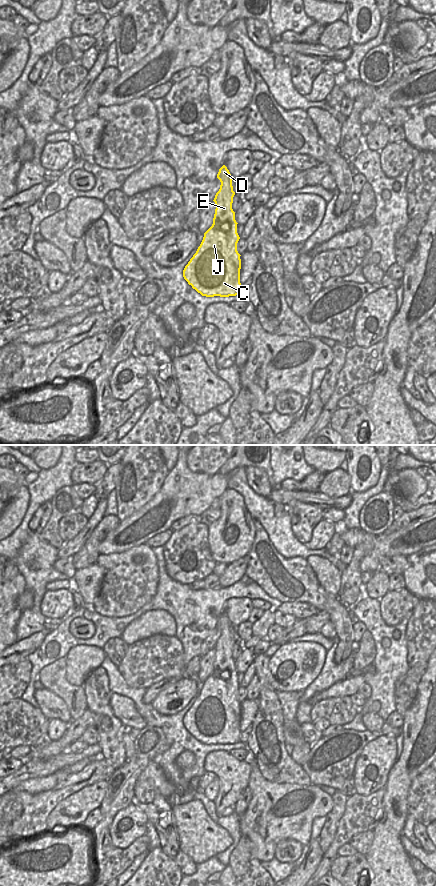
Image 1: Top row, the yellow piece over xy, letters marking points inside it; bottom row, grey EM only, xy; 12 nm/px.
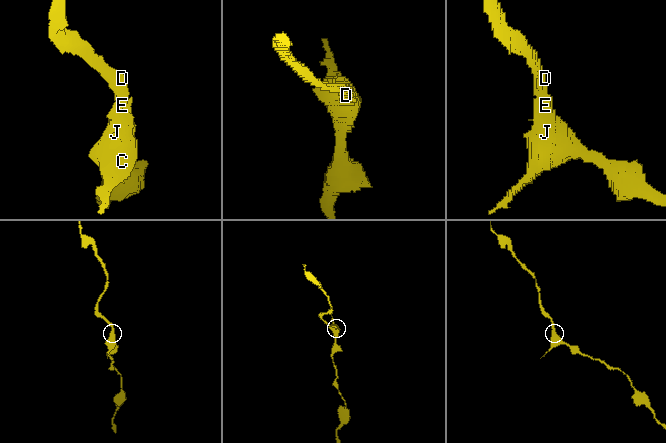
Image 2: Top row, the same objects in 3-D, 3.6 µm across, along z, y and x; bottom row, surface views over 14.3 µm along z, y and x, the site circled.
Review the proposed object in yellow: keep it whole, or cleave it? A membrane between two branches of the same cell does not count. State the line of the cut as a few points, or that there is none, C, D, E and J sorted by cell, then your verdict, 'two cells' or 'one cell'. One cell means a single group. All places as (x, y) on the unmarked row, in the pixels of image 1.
cut none; groups C D E J; one cell

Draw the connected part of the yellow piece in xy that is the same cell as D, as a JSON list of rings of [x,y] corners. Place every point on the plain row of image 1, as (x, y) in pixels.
[[[225,613],[219,617],[217,626],[221,633],[213,648],[216,653],[213,672],[204,681],[203,688],[196,701],[185,714],[183,725],[202,744],[229,745],[240,742],[241,703],[237,699],[237,691],[240,685],[237,681],[238,671],[235,668],[235,660],[232,657],[235,643],[232,624]]]

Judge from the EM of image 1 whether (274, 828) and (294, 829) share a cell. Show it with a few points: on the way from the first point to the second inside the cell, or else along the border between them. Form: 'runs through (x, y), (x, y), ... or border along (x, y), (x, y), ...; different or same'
runs through (279, 828), (289, 828); same

